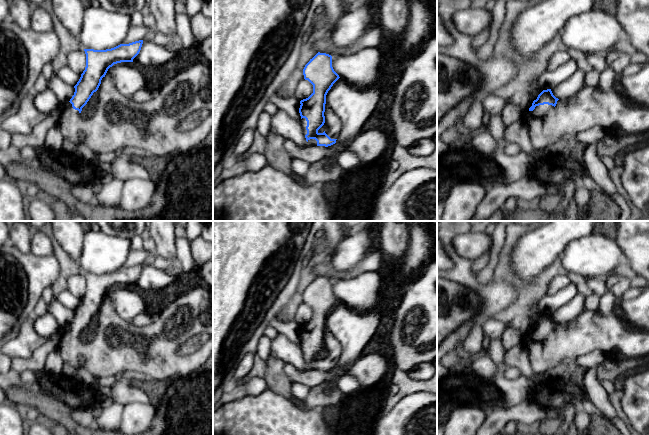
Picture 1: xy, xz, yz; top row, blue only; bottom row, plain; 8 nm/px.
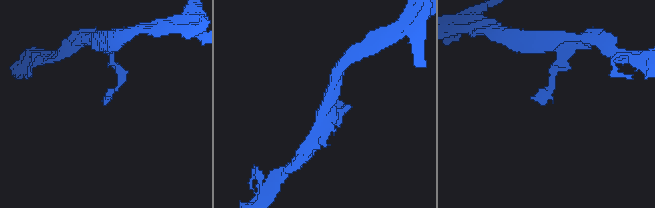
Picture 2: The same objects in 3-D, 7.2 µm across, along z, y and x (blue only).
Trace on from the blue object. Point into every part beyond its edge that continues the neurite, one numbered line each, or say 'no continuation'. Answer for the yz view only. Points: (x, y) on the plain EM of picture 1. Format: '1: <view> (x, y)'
1: yz (546, 348)

